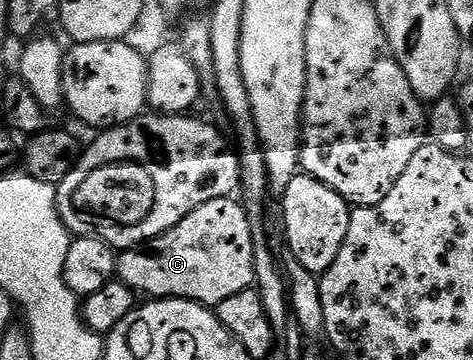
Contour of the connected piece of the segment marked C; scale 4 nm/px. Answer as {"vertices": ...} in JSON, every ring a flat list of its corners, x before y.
{"vertices":[[224,198,214,200,213,202,205,202,205,206,197,206,197,210,193,210,193,214,189,214,185,218,181,218,181,222,177,222,177,226,173,226,165,234,161,234,157,238,147,240,143,244,136,244,134,248,122,249,115,257,115,274,118,283,124,284,136,294,142,294,147,298,174,298,177,300,192,300,204,306,218,306,221,302,225,302,225,298,233,298,233,294,241,294,248,291,255,283,255,240,251,236,251,223,246,209,242,203,235,198]]}

